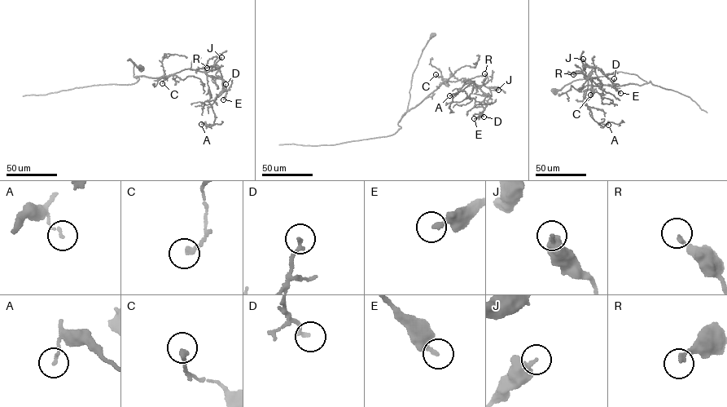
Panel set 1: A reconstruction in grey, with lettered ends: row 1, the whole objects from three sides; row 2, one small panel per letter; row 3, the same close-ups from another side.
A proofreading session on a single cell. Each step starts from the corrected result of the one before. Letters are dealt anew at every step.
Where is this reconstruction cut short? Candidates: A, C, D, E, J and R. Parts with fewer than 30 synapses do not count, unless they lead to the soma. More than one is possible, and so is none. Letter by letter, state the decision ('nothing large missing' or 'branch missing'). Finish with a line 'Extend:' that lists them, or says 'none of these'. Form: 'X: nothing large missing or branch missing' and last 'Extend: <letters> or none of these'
A: nothing large missing
C: nothing large missing
D: nothing large missing
E: nothing large missing
J: nothing large missing
R: nothing large missing
Extend: none of these

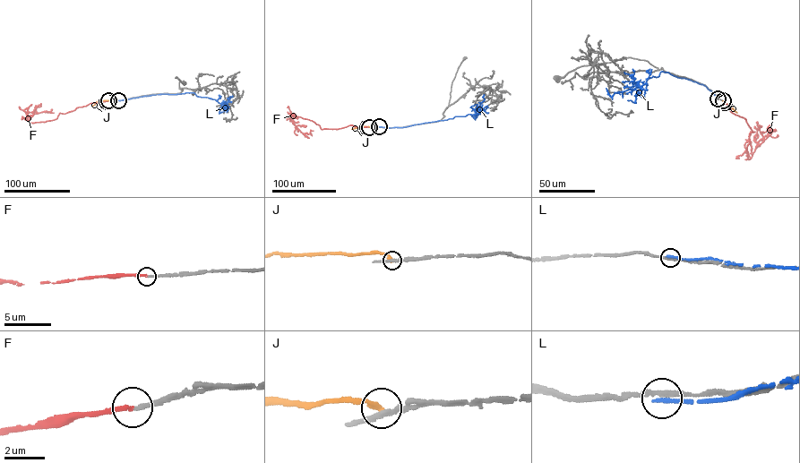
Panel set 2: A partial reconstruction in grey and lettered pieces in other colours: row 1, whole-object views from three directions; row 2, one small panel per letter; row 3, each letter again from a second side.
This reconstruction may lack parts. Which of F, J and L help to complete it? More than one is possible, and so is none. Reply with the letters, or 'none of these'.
F

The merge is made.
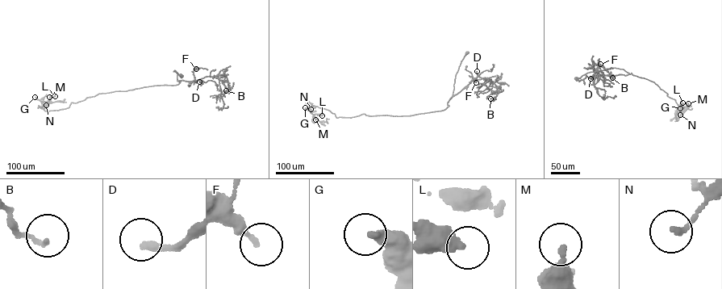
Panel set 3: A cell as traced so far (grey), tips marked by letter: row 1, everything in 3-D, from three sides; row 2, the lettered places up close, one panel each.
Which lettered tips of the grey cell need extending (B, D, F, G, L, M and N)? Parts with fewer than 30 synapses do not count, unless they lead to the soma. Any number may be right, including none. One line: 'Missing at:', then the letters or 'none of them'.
Missing at: D

